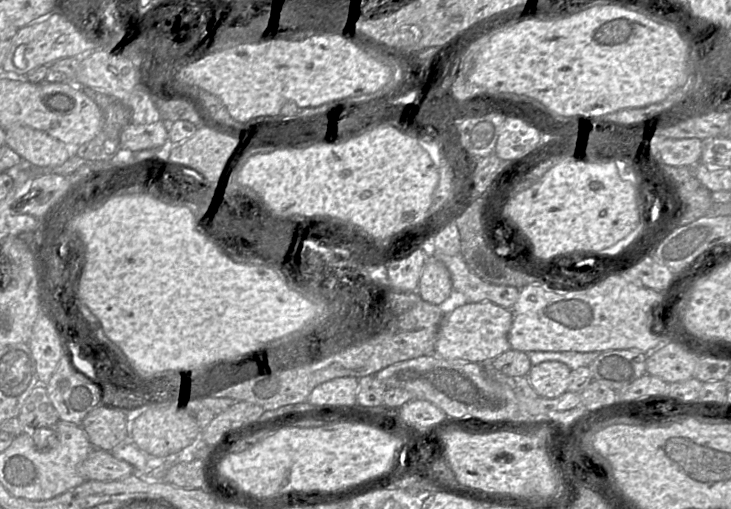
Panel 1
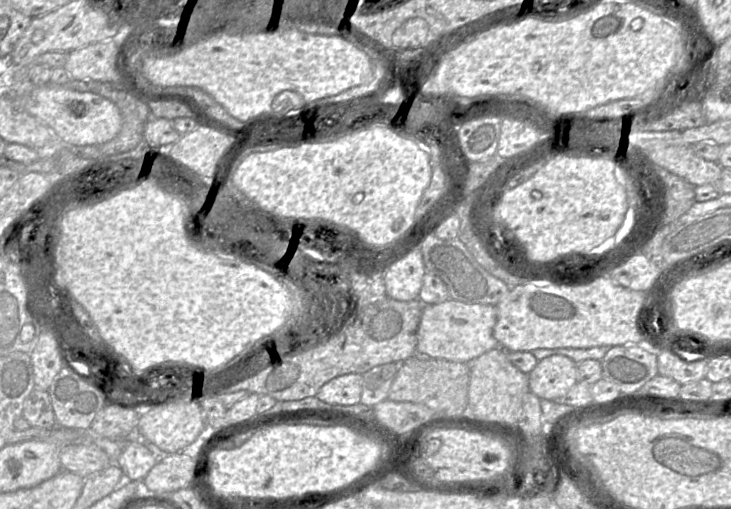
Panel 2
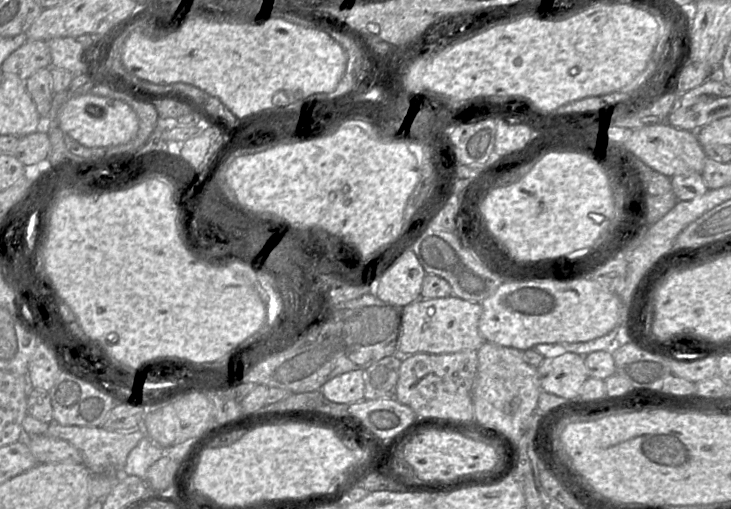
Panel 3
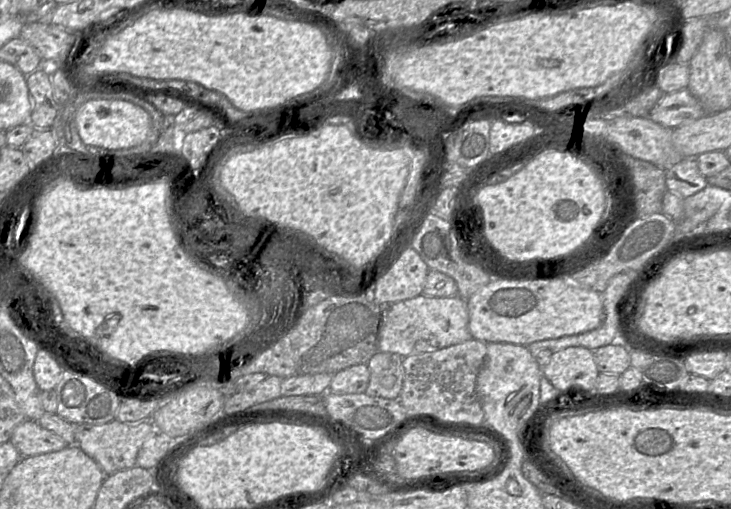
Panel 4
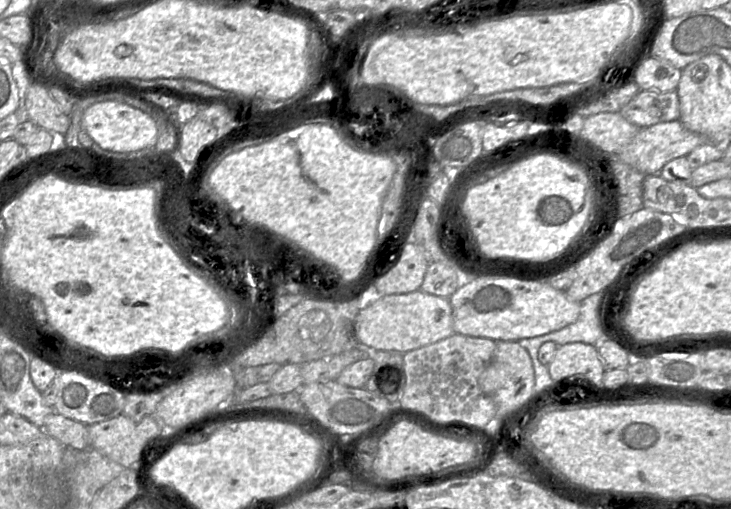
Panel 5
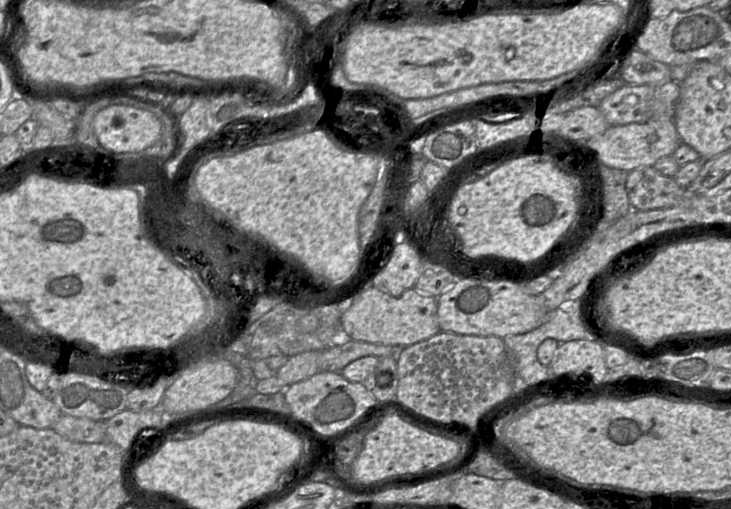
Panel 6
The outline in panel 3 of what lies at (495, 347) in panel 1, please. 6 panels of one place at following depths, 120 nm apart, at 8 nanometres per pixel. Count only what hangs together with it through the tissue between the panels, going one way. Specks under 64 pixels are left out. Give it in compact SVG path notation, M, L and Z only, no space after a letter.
M450 296L415 300L403 307L397 353L400 356L415 353L448 354L462 350L478 350L485 339L479 332L482 304Z

